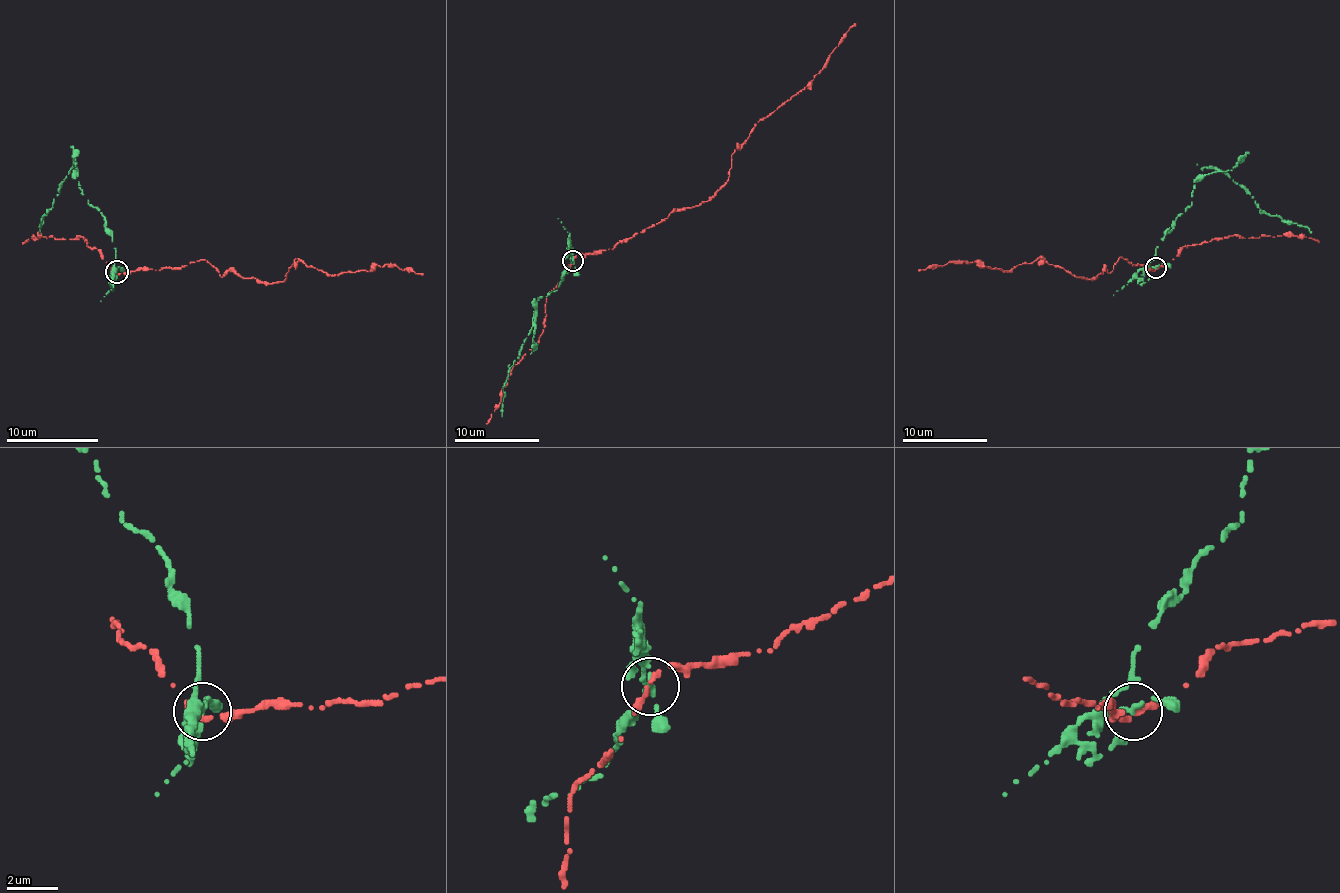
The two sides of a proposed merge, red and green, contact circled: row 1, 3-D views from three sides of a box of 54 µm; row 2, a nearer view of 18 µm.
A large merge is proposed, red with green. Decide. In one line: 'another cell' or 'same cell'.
another cell

